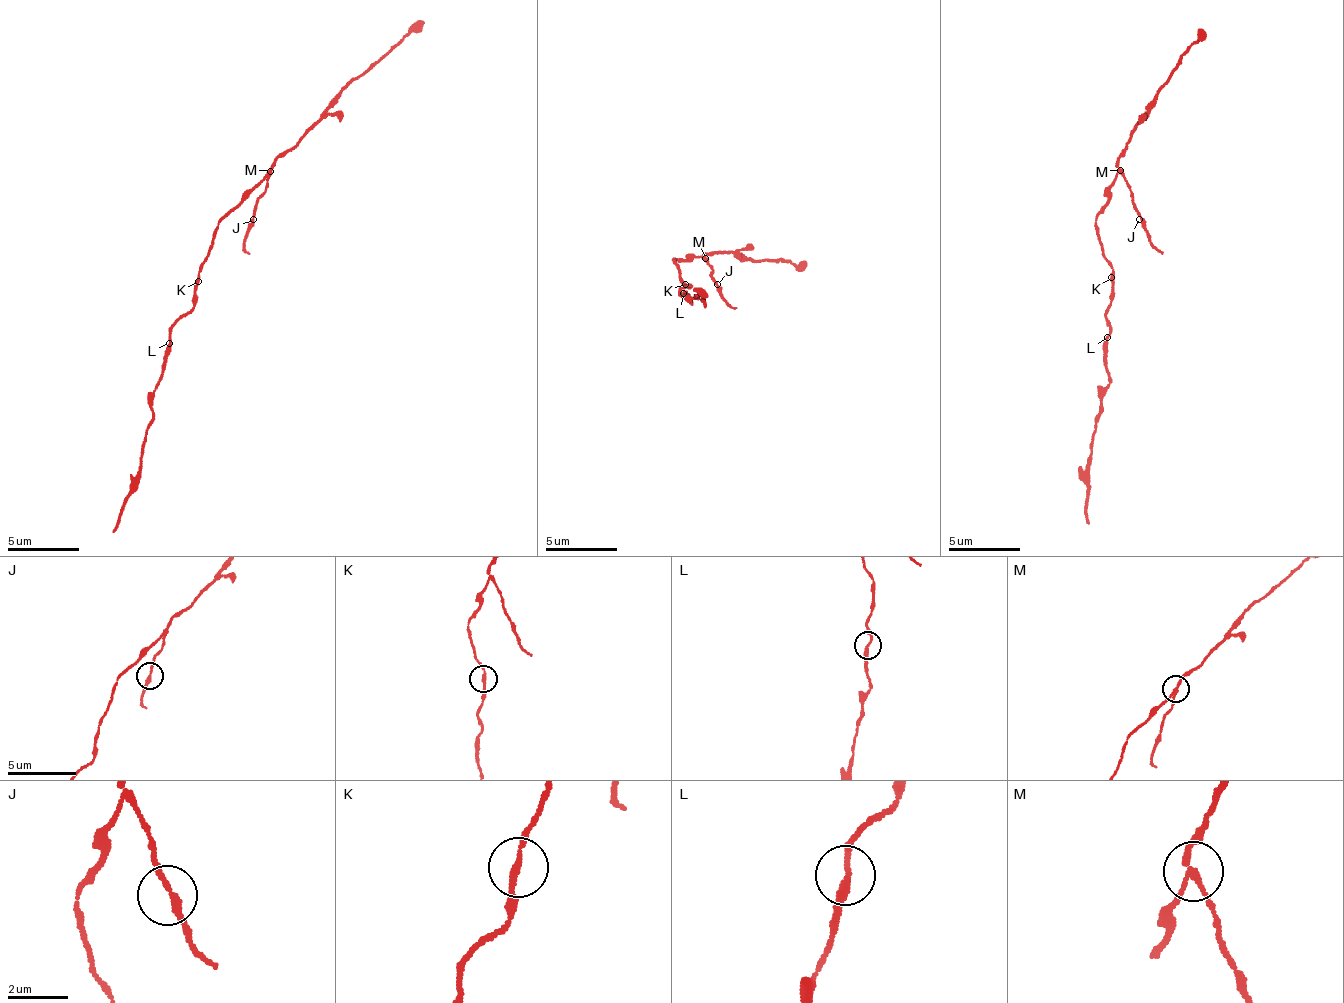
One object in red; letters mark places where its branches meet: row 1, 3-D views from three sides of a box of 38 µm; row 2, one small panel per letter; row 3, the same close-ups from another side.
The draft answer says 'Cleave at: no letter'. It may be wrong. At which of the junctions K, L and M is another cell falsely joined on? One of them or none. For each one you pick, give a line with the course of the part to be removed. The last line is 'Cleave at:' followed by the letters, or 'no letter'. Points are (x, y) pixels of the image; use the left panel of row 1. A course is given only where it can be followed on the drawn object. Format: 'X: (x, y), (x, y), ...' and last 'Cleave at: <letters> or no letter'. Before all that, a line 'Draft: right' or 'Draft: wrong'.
Draft: wrong
M: (269, 170), (245, 241), (251, 254)
Cleave at: M

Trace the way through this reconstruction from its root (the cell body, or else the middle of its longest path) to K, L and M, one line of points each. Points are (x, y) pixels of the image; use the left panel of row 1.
K: (212, 246), (203, 271), (198, 274), (198, 281)
L: (212, 246), (203, 271), (198, 274), (195, 303), (172, 328), (169, 343)
M: (212, 246), (212, 232), (216, 225), (269, 170)

